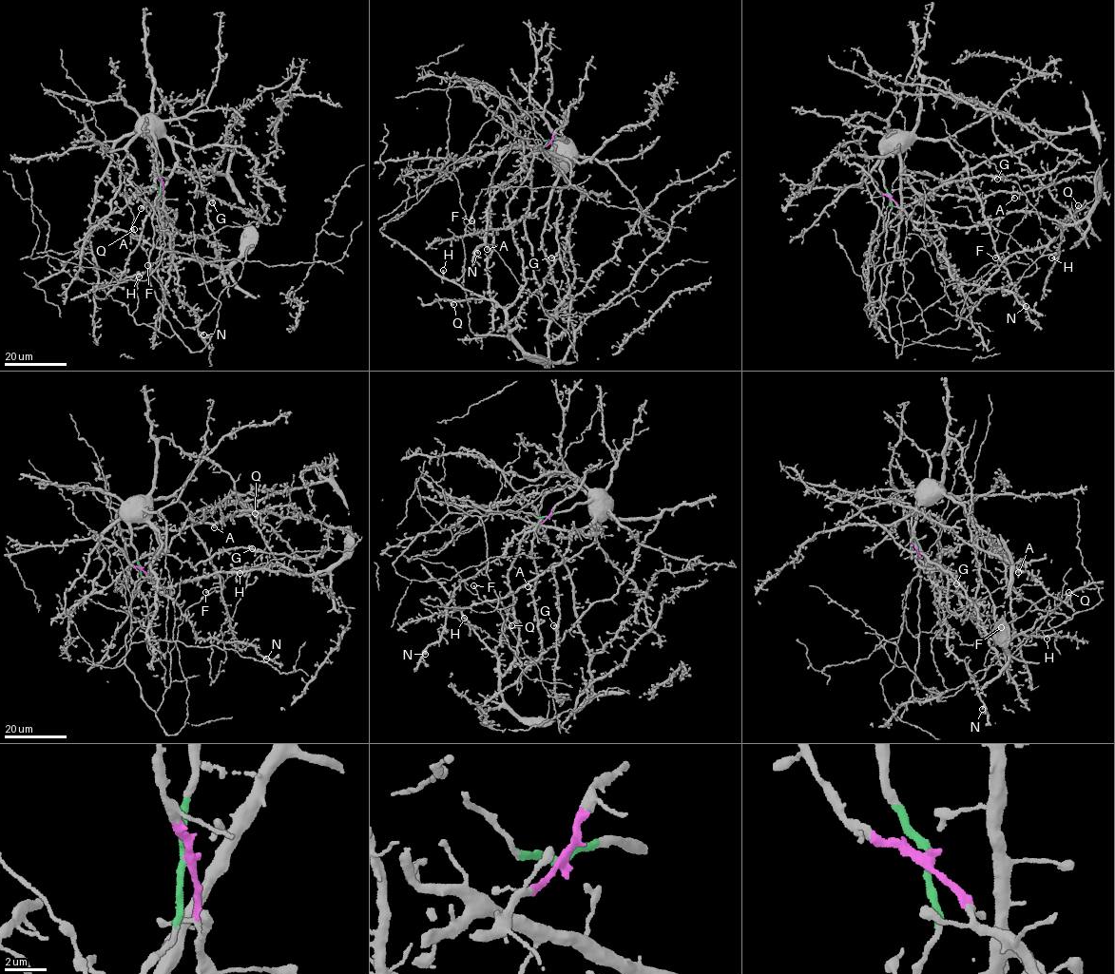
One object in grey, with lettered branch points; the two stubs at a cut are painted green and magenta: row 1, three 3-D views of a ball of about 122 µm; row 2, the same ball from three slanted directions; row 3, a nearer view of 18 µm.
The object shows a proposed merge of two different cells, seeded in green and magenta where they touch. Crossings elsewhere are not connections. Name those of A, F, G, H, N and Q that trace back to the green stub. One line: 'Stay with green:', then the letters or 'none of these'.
Stay with green: A, F, G, N

